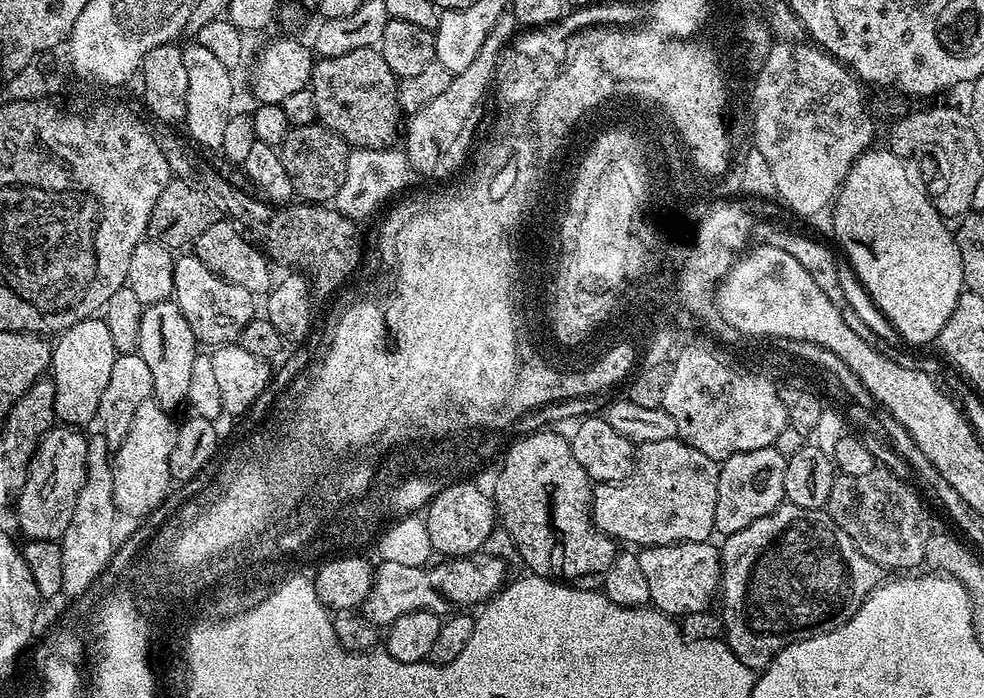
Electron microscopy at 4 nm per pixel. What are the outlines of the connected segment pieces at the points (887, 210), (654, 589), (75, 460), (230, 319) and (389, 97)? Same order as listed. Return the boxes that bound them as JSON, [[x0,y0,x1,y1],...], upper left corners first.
[[832,146,965,344],[639,542,720,618],[14,426,88,541],[173,254,257,346],[310,47,400,148]]

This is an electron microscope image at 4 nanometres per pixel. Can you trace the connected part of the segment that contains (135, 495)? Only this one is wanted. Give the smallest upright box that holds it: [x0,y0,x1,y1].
[112,399,177,518]

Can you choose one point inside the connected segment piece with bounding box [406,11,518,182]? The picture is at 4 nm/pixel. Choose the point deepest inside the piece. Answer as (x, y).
(437, 147)

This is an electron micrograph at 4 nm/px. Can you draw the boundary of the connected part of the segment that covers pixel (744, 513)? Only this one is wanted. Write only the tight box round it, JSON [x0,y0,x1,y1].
[714,446,786,537]

